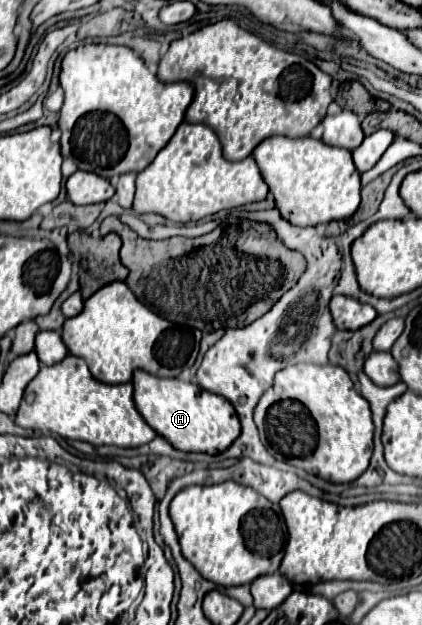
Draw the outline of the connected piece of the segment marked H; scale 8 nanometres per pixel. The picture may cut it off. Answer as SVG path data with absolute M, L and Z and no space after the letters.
M135 370L131 384L137 412L159 436L163 436L177 450L221 454L241 432L241 424L231 402L217 394L209 394L195 382L157 378L145 370Z

